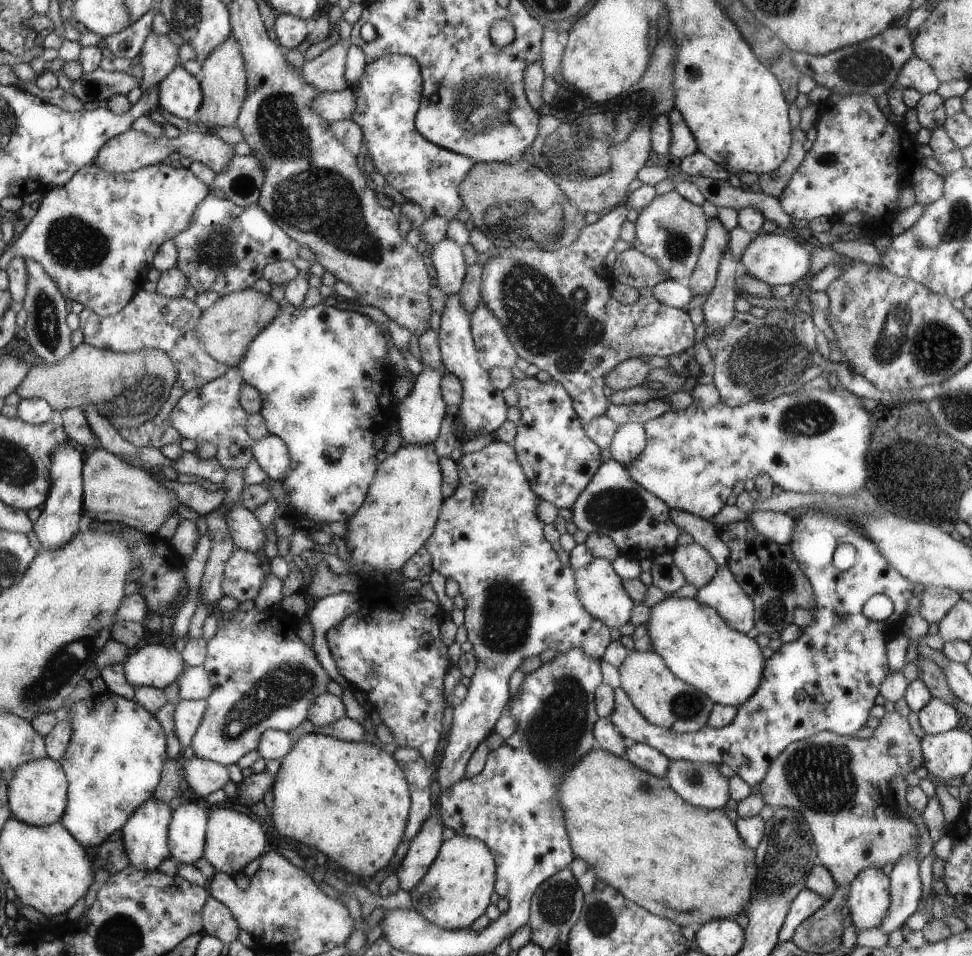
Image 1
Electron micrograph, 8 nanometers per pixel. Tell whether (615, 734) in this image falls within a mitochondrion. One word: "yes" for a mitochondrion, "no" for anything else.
no

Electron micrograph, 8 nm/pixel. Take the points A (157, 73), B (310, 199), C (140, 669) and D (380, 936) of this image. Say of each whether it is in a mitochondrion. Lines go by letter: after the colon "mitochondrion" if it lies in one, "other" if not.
A: other
B: mitochondrion
C: other
D: other

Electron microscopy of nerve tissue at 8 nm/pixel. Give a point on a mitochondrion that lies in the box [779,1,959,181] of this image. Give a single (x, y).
(861, 67)

